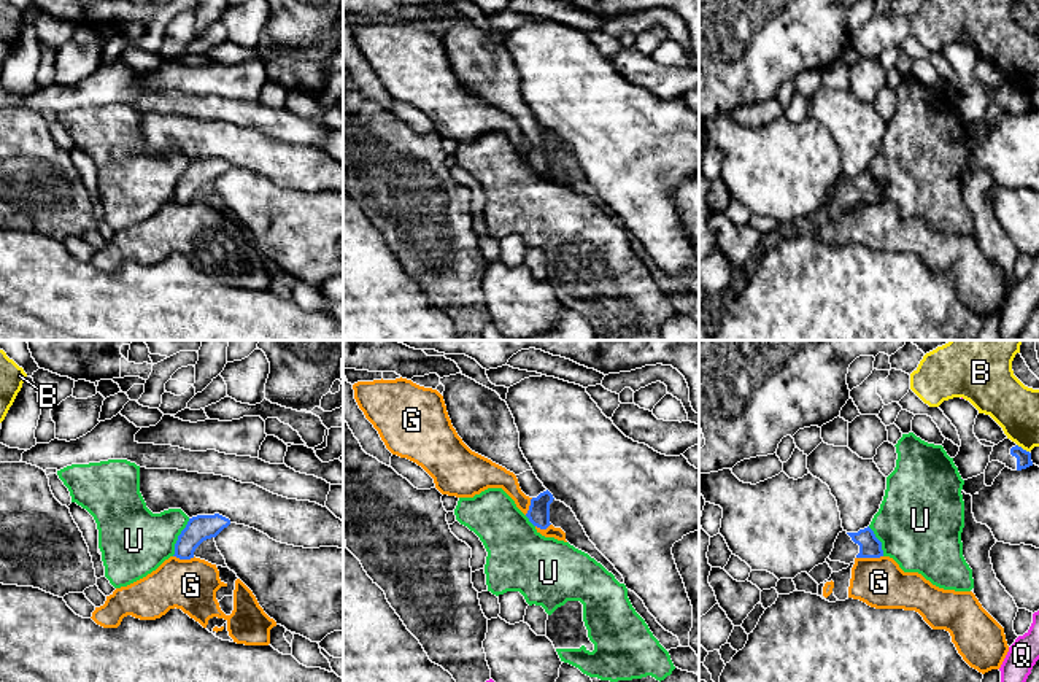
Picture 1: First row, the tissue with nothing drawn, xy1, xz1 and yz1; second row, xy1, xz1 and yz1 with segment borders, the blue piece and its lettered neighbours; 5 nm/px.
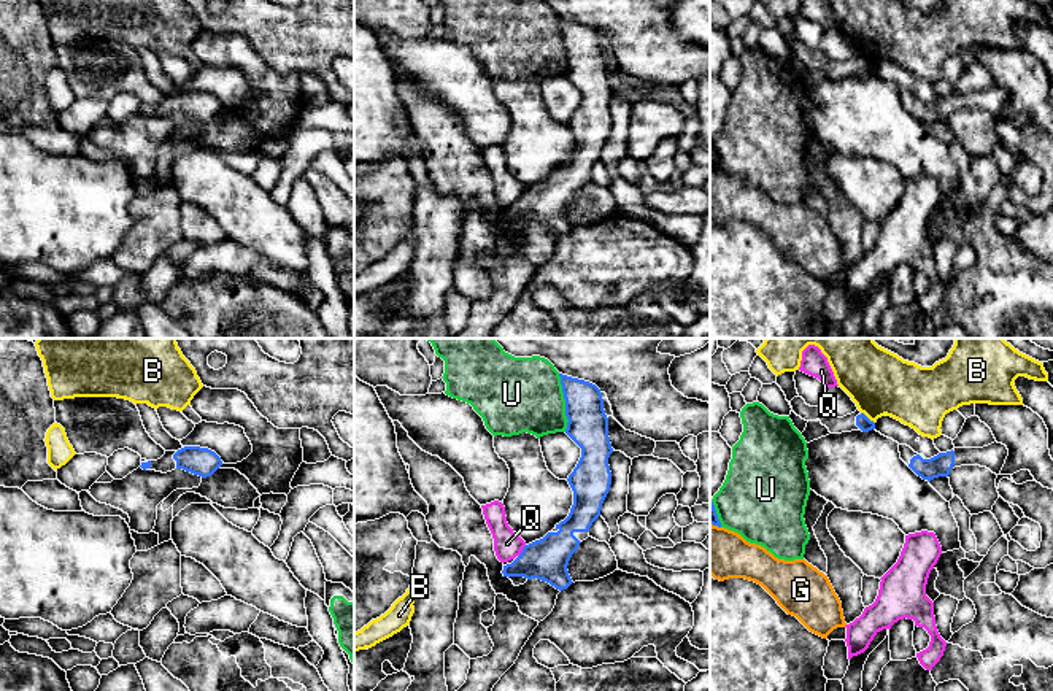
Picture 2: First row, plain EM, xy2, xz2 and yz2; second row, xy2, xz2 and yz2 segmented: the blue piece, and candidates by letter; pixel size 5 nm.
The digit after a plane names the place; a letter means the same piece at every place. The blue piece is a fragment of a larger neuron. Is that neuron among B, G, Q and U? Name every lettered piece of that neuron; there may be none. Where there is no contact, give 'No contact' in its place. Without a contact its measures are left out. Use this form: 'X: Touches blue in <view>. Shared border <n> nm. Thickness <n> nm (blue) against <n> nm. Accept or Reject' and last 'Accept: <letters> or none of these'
B: Touches blue in yz2. Shared border 90 nm. Thickness 70 nm (blue) against 320 nm. Reject
G: Touches blue in yz1. Shared border 140 nm. Thickness 110 nm (blue) against 260 nm. Reject
Q: Touches blue in xz2. Shared border 80 nm. Thickness 220 nm (blue) against 140 nm. Reject
U: Touches blue in xz2. Shared border 300 nm. Thickness 200 nm (blue) against 380 nm. Reject
Accept: none of these

